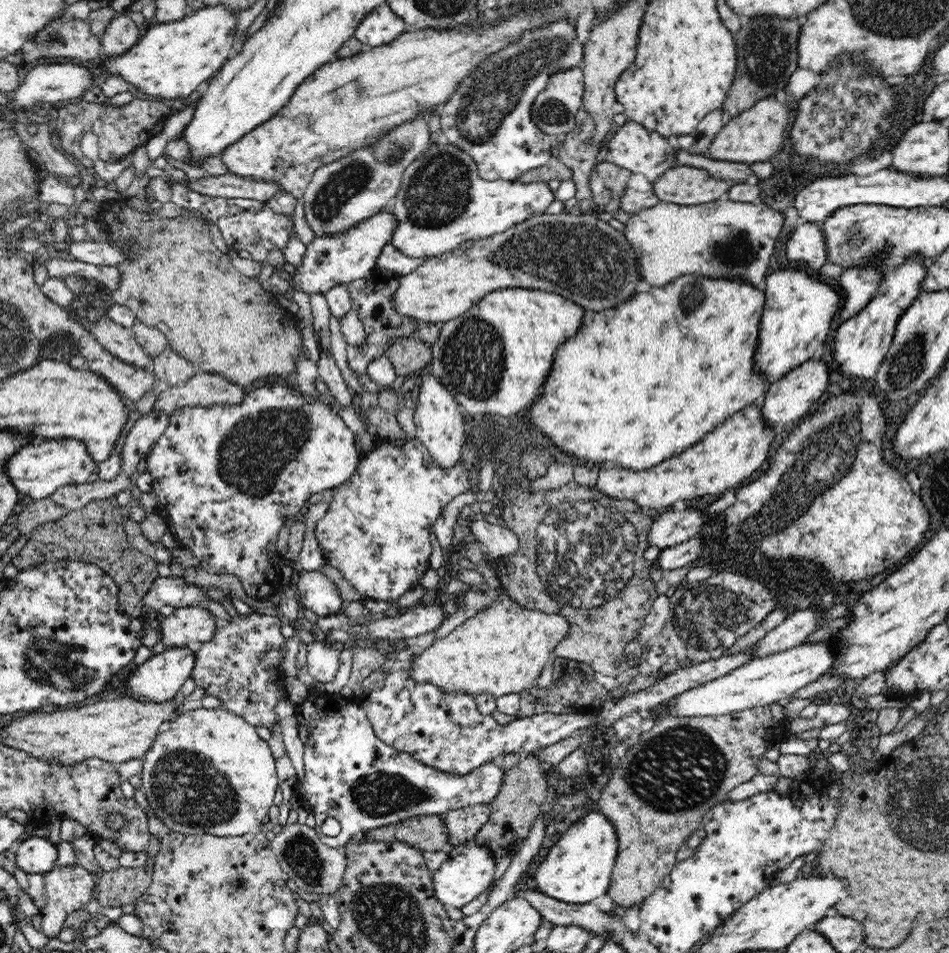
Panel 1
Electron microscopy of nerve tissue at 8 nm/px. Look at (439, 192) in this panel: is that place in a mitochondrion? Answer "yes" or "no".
yes

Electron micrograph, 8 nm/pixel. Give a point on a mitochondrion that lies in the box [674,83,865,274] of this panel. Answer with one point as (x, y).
(735, 251)

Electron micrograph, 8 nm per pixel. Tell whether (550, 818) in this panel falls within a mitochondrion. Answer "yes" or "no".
no

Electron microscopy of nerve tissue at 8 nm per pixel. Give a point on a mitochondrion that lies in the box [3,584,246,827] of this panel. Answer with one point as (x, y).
(46, 660)

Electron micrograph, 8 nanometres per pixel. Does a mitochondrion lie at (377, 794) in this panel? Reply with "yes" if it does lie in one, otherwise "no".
yes

